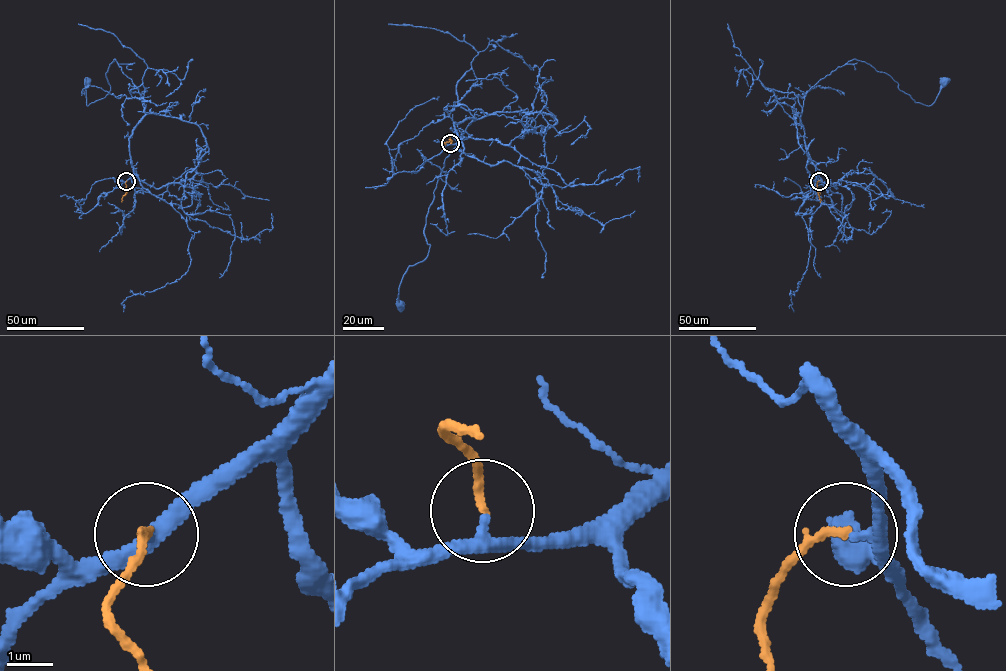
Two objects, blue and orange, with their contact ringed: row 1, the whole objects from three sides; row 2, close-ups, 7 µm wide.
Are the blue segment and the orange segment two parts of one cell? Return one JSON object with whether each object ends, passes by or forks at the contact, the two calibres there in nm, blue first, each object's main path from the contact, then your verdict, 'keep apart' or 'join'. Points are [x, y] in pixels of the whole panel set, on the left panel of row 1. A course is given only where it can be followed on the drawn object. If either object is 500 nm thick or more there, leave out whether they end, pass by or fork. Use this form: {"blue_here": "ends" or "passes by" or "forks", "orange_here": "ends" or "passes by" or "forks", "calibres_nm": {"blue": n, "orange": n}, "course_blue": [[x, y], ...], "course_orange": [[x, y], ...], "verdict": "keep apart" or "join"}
{"blue_here": "passes by", "orange_here": "ends", "calibres_nm": {"blue": 280, "orange": 180}, "course_blue": [[126, 180], [129, 136], [145, 114], [138, 90], [115, 59], [109, 92], [88, 105], [86, 81]], "course_orange": [[126, 180], [122, 202]], "verdict": "join"}

